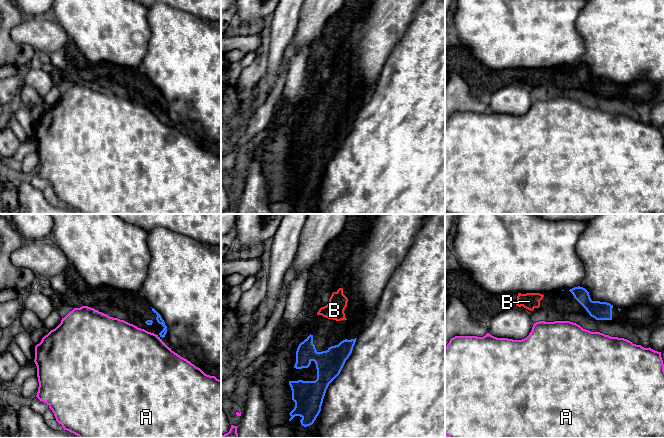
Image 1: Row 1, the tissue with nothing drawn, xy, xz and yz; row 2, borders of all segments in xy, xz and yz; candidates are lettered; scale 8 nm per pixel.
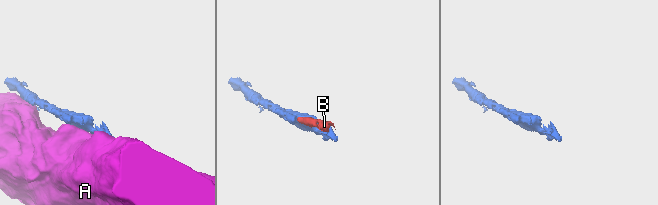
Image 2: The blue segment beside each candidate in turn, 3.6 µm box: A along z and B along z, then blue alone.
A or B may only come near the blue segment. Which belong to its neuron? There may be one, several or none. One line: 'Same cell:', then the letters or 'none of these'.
Same cell: B

